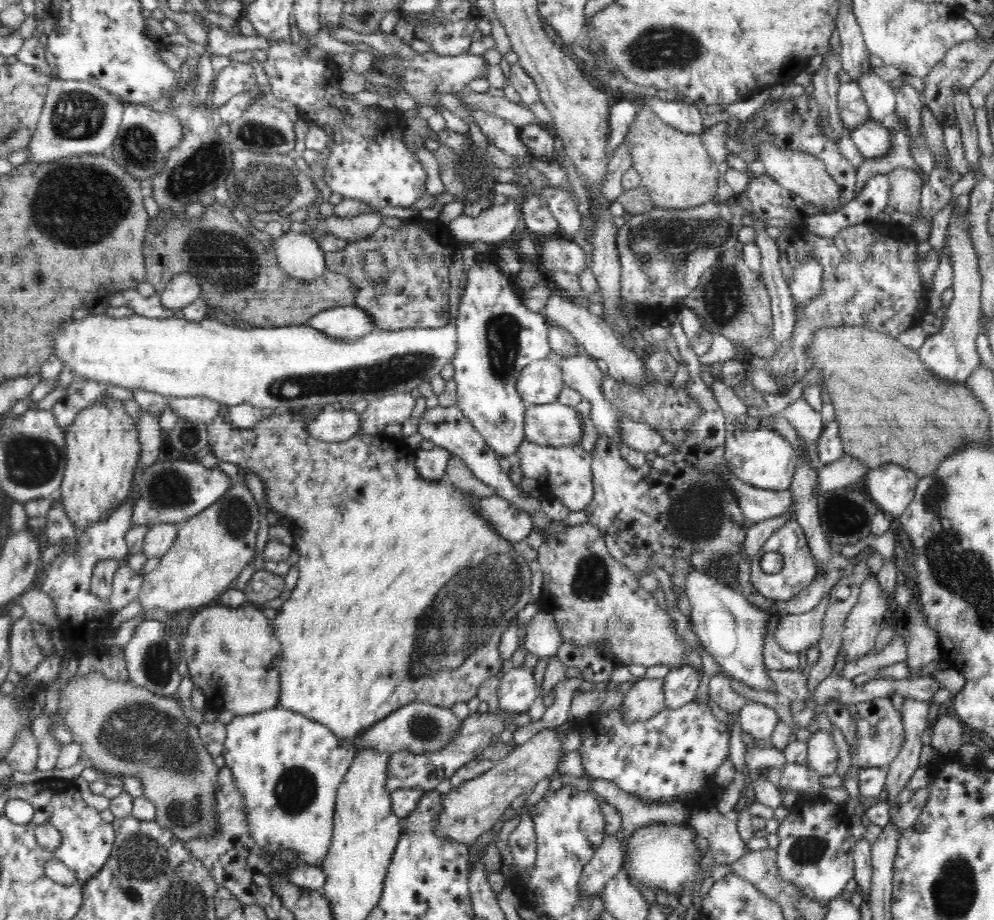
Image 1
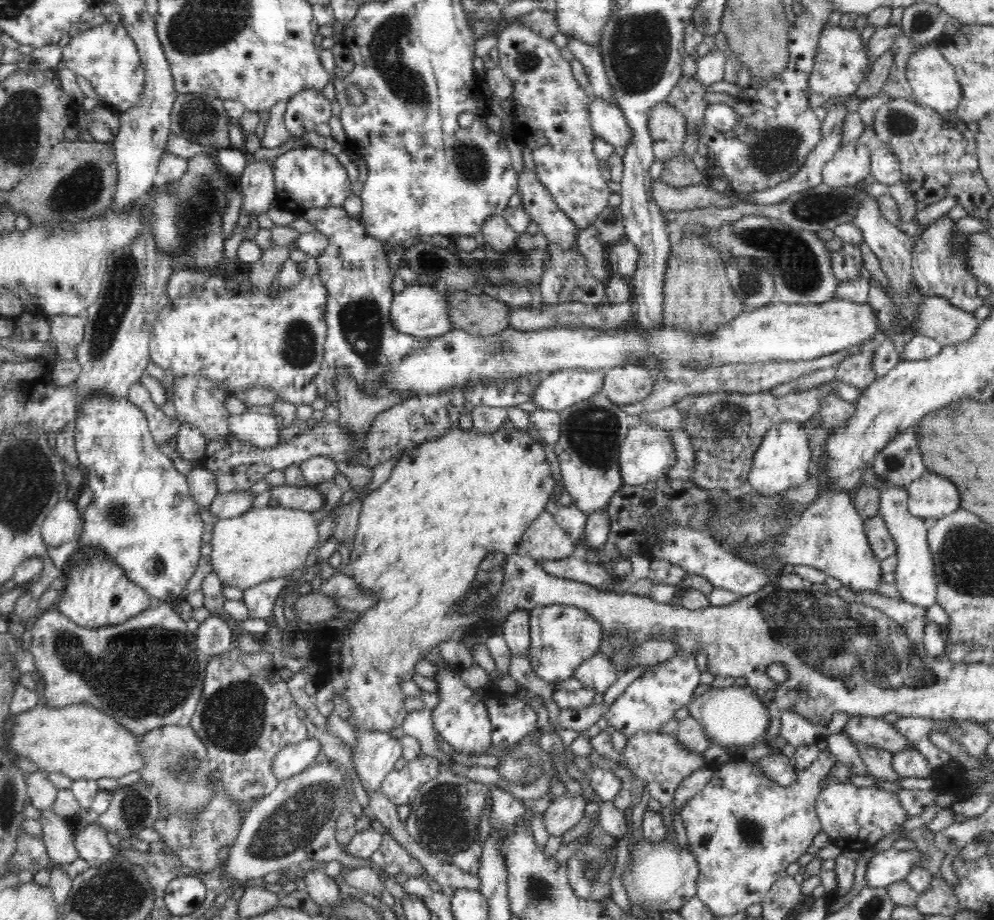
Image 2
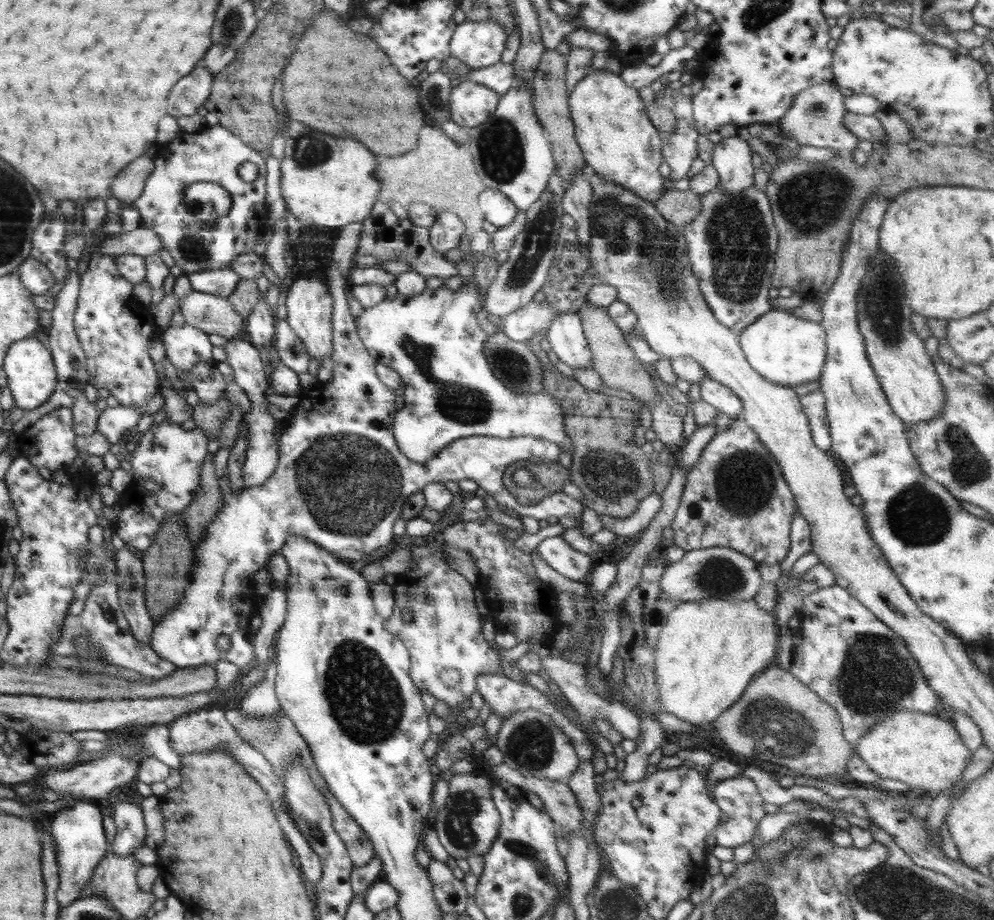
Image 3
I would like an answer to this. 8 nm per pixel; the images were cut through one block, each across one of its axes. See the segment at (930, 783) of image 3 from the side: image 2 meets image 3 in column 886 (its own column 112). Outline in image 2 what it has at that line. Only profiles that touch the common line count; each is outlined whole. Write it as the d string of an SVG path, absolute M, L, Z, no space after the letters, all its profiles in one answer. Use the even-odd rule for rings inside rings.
M41 702L30 711L13 716L7 736L8 749L18 758L27 757L39 769L48 772L64 773L71 779L122 778L129 772L146 767L147 762L141 756L141 742L138 735L127 730L122 724L88 705L74 705L63 708L51 708Z

